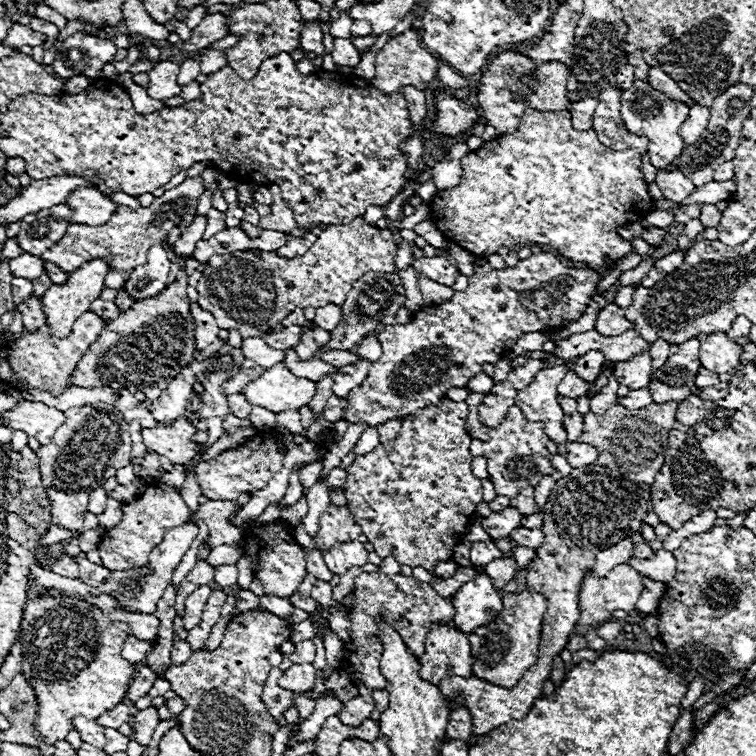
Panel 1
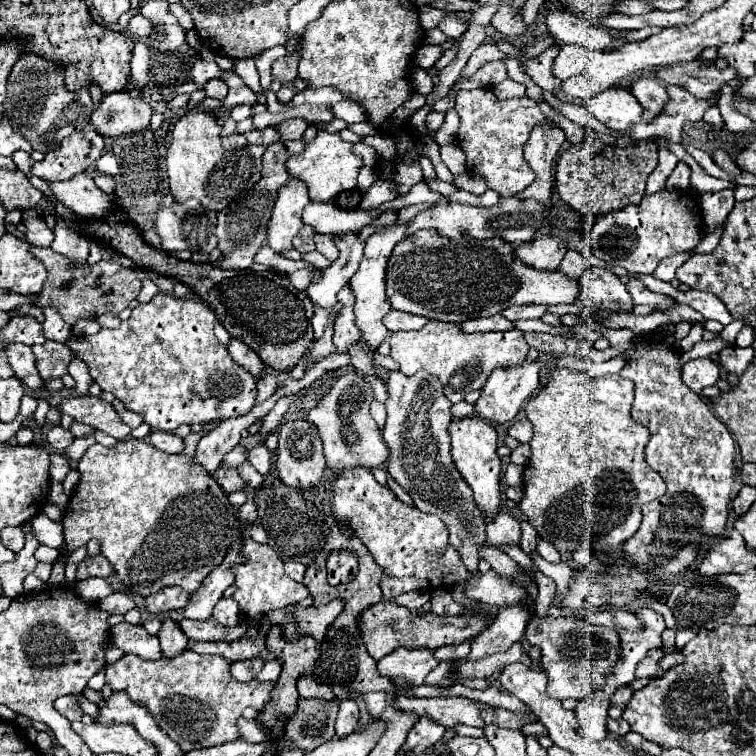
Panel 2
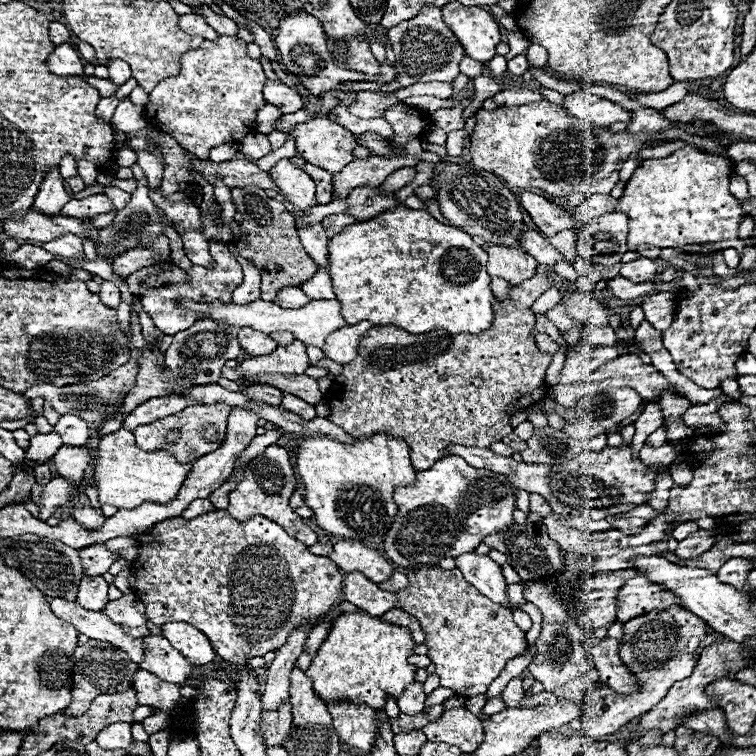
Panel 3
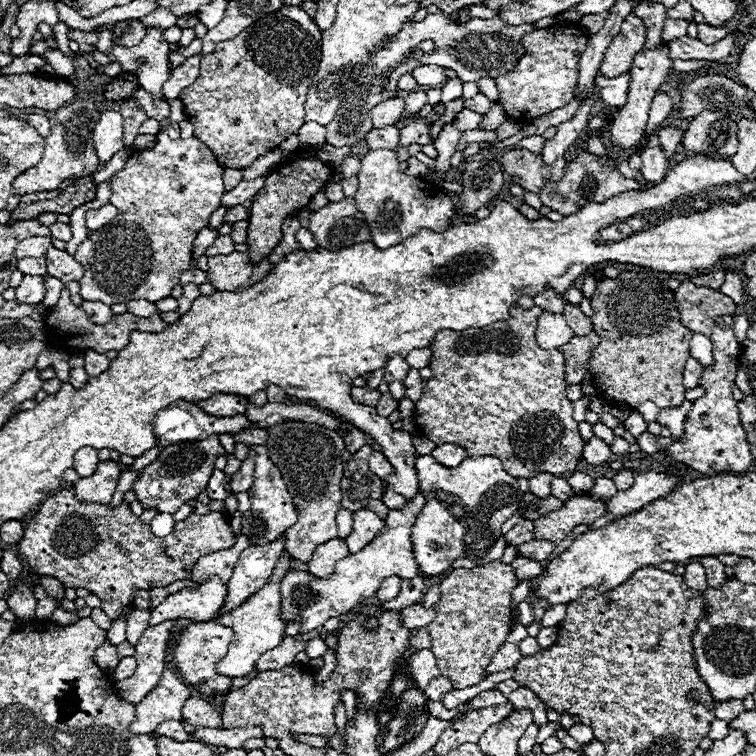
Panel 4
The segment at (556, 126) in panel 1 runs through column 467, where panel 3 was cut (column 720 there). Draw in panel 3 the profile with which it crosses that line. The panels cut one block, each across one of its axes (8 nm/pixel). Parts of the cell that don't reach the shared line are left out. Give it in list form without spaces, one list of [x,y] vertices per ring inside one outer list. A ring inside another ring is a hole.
[[[690,144],[676,150],[662,160],[642,160],[626,182],[624,194],[618,200],[616,210],[628,214],[628,250],[640,244],[654,244],[660,248],[682,248],[684,252],[710,254],[716,250],[736,248],[742,250],[744,242],[738,238],[738,226],[744,210],[740,200],[728,192],[732,176],[732,164],[708,152],[702,152]]]

